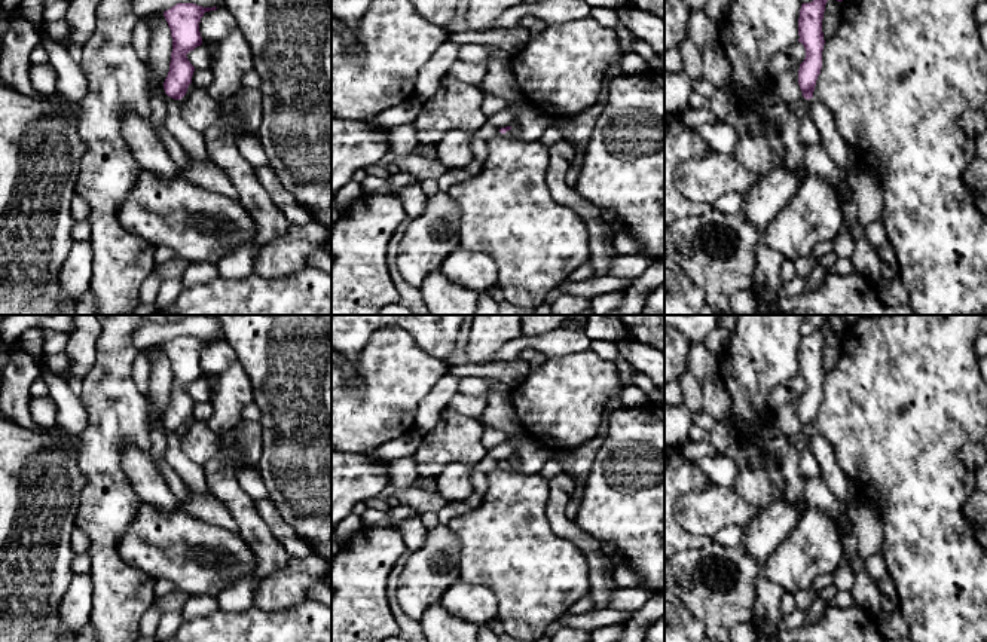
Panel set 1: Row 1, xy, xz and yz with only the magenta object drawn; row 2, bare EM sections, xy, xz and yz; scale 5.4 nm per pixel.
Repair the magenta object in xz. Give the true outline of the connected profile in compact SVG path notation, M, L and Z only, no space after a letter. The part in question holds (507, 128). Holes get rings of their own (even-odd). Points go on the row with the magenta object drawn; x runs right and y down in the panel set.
M528 100L516 116L513 126L501 128L505 137L514 137L525 141L540 140L546 128L553 123L554 117L532 106Z

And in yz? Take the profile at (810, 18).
M813 0L801 4L798 18L798 42L806 49L806 58L800 64L798 85L803 97L807 100L807 113L821 134L821 146L835 165L844 171L850 171L858 166L858 158L840 138L832 113L813 97L816 80L822 68L822 51L825 45L822 19L826 1L828 0Z

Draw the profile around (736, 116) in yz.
M731 107L724 122L733 125L740 134L745 134L749 128L755 128L760 122L760 113L754 110L743 110Z

